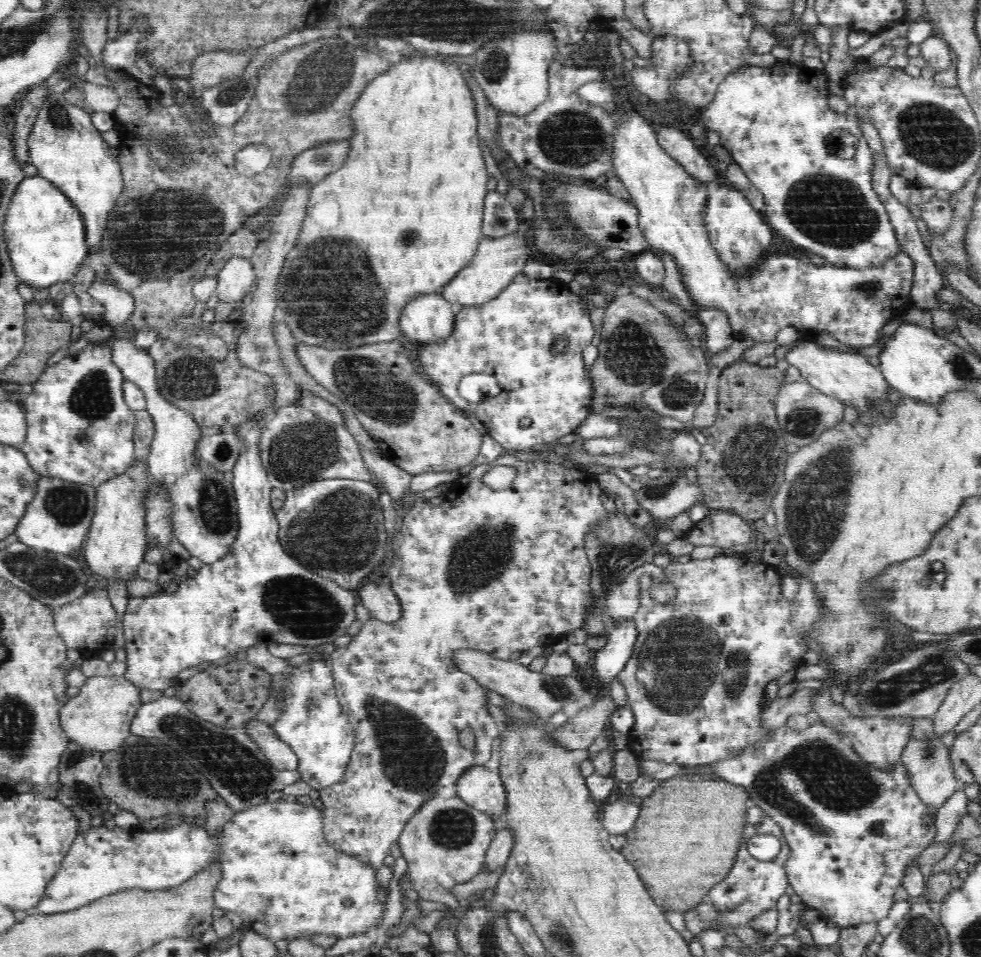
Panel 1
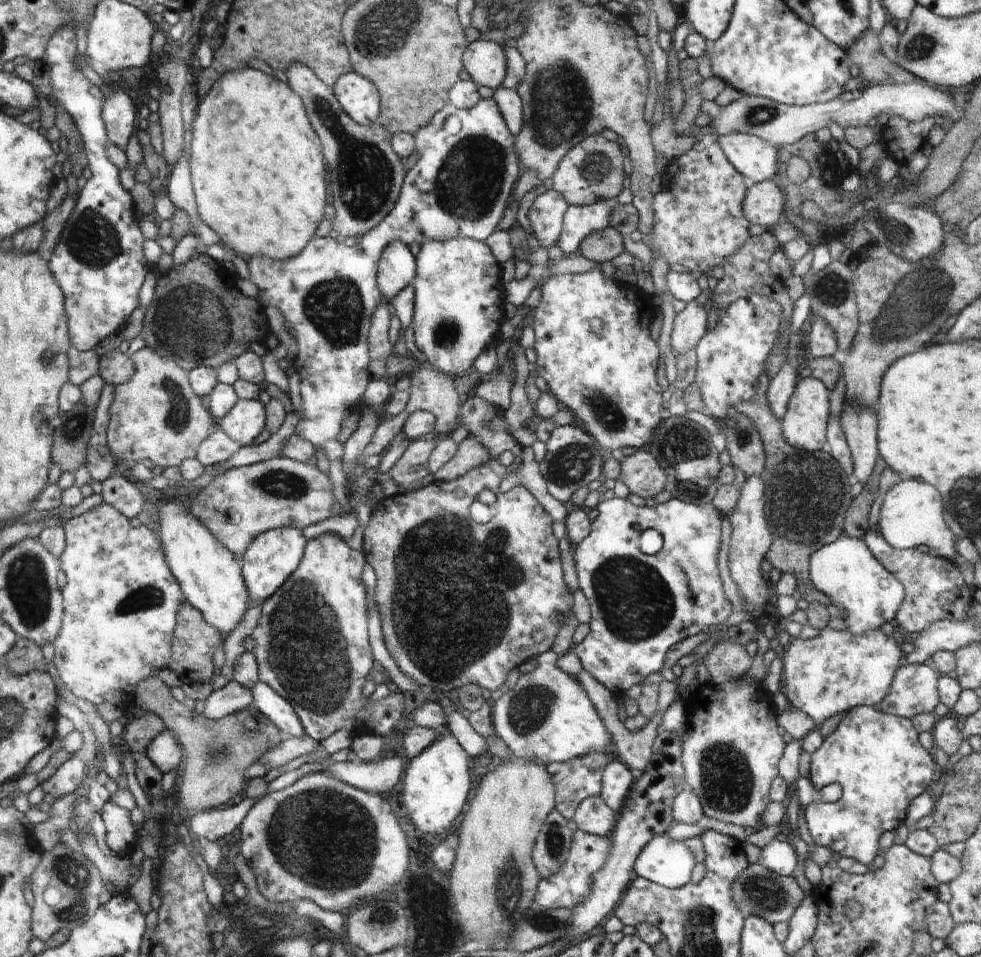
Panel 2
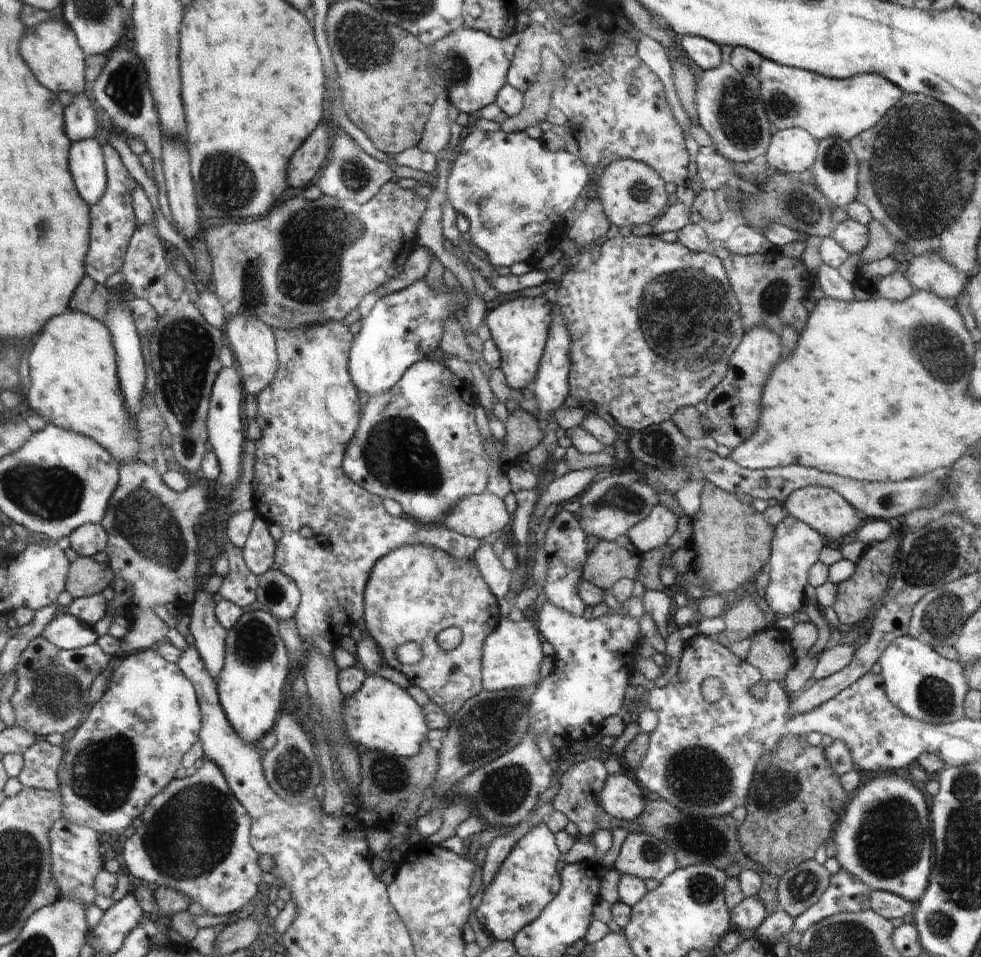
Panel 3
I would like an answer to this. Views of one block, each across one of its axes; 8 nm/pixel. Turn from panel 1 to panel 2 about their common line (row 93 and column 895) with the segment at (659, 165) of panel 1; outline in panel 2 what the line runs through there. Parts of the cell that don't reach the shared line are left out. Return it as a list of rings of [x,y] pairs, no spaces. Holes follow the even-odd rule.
[[[841,534],[836,542],[816,550],[809,560],[810,581],[816,589],[830,598],[830,604],[845,611],[844,623],[855,635],[870,634],[886,622],[894,621],[894,614],[905,600],[905,589],[897,578],[878,562],[864,539]]]

